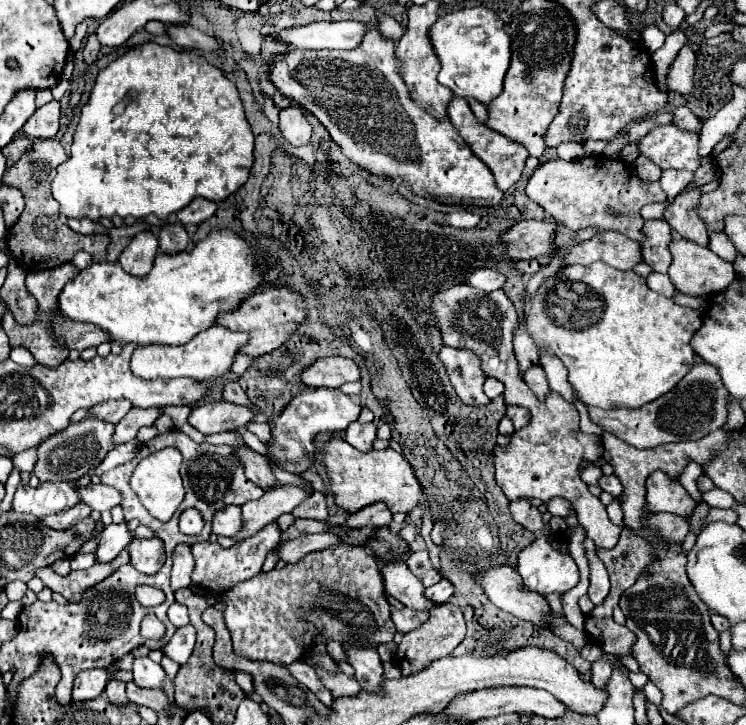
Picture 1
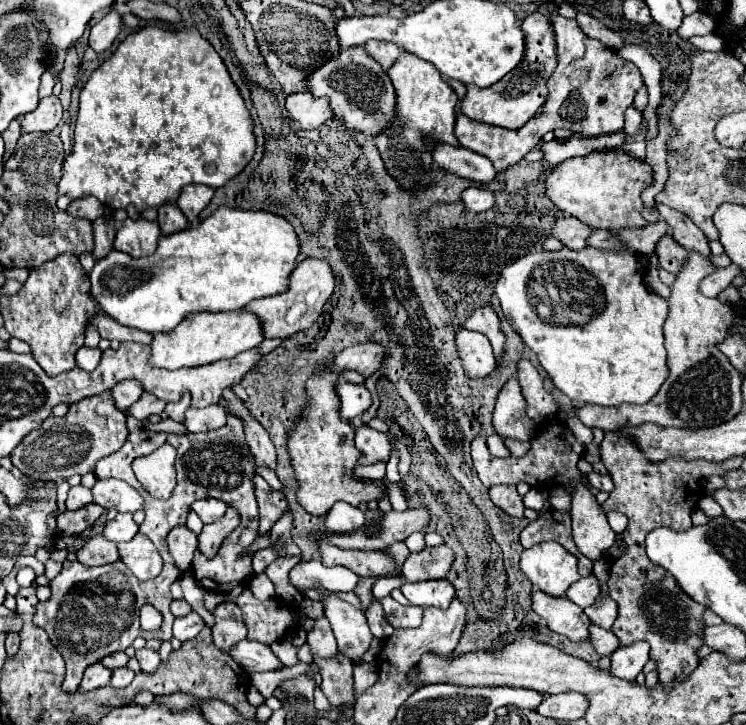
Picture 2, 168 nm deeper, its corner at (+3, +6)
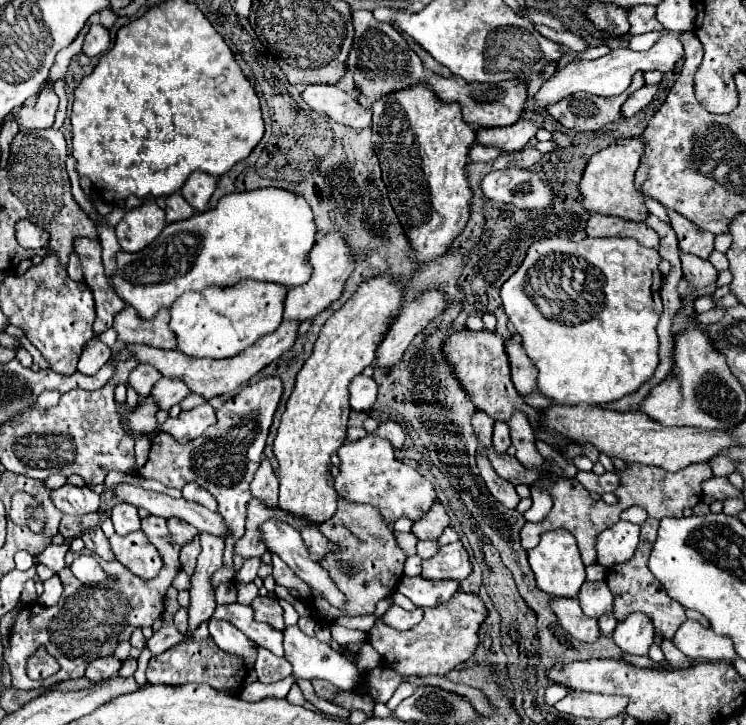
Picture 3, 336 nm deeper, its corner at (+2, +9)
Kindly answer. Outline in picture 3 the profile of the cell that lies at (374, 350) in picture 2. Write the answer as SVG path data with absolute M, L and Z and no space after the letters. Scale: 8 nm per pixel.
M426 291L418 301L408 303L398 311L398 319L394 319L394 327L386 331L386 339L378 345L376 351L376 367L390 369L396 365L410 341L416 333L420 333L430 319L434 319L444 309L444 297L440 291Z

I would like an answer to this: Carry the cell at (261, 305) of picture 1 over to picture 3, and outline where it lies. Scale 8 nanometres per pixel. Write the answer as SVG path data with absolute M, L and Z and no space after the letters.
M326 233L326 235L318 235L318 239L316 239L316 243L310 251L310 265L314 269L310 281L300 285L300 287L292 287L286 293L284 321L314 319L330 303L334 303L342 295L342 289L344 289L344 283L346 283L348 275L354 271L354 257L352 257L350 245L346 243L346 239L340 233Z

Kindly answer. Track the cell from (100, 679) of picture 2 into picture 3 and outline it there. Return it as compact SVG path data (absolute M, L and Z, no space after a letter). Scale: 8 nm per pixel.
M112 655L112 657L104 657L104 659L94 659L88 667L86 667L86 677L94 683L102 683L106 679L112 679L114 675L118 675L120 669L120 661Z

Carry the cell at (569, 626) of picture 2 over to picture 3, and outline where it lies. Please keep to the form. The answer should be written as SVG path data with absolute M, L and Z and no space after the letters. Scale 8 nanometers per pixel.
M552 597L550 607L554 615L558 617L558 623L564 627L566 633L570 633L578 641L594 643L600 635L598 621L590 619L582 613L578 599L564 599L564 597Z

